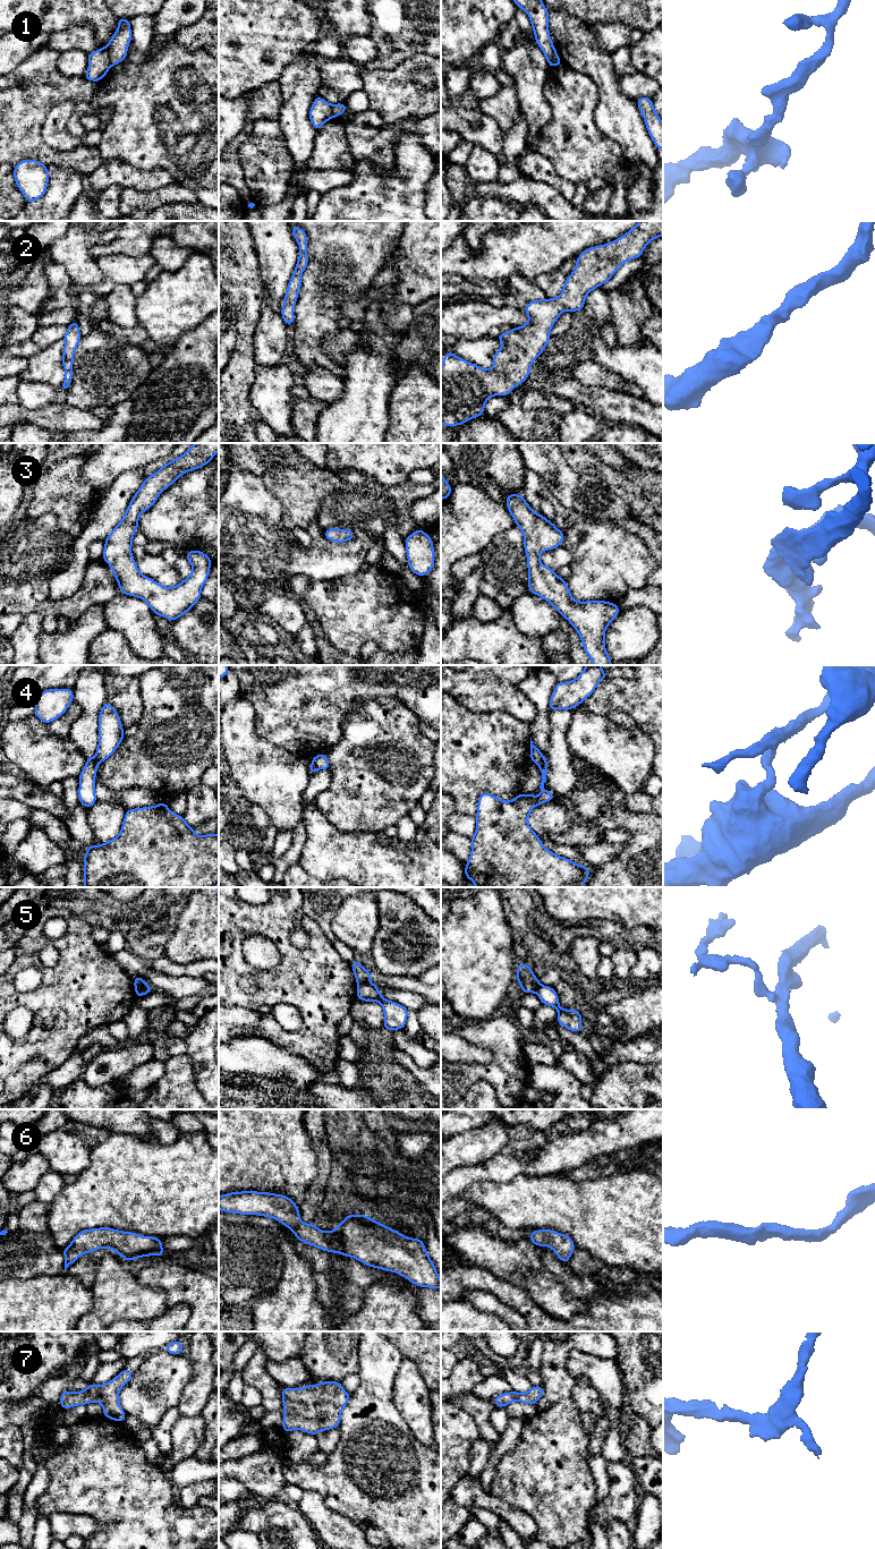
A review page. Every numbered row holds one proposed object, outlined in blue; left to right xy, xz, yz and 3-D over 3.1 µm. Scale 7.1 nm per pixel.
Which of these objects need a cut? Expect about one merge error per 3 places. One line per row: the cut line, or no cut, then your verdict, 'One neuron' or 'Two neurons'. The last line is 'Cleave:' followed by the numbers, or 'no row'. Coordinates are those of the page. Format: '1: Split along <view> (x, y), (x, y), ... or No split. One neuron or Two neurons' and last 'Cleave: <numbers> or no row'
1: Split along xy (103, 48), (112, 65). Two neurons
2: No split. One neuron
3: No split. One neuron
4: Split along yz (544, 757), (540, 766). Two neurons
5: Split along xy (146, 984), (135, 992). Two neurons
6: No split. One neuron
7: No split. One neuron
Cleave: 1, 4, 5

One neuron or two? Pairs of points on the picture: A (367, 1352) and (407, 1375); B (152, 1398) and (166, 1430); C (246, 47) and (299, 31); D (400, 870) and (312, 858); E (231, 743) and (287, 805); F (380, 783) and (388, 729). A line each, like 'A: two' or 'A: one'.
A: two
B: two
C: one
D: one
E: one
F: one

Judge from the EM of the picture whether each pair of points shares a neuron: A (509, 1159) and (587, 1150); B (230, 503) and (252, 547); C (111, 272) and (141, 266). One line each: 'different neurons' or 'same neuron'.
A: same neuron
B: same neuron
C: same neuron

